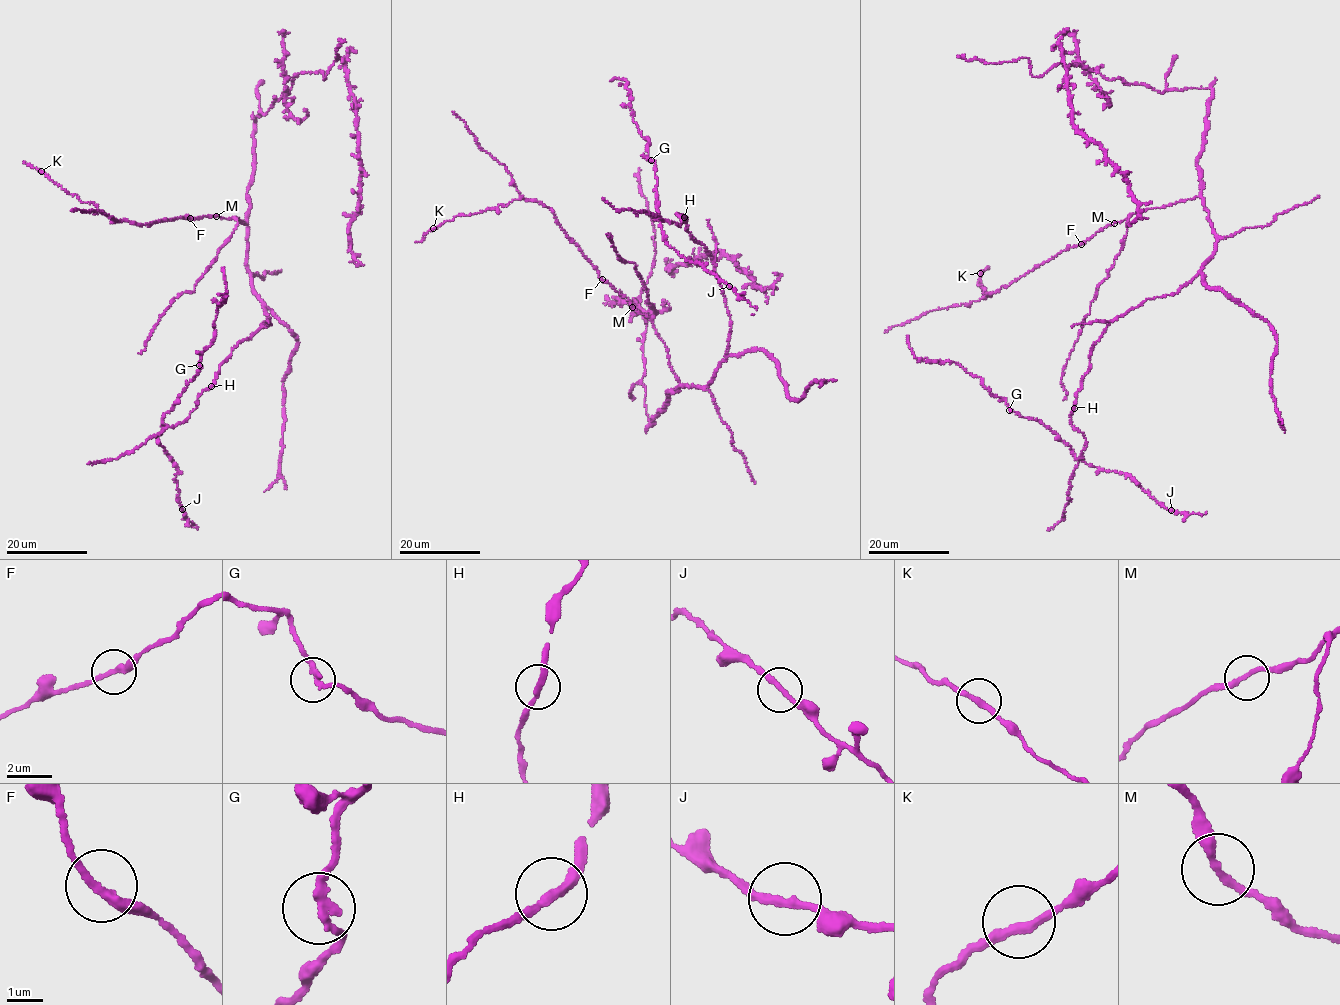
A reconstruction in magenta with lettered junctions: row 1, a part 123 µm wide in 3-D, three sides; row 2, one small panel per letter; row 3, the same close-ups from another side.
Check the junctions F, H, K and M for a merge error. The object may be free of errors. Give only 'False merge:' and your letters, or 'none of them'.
False merge: H

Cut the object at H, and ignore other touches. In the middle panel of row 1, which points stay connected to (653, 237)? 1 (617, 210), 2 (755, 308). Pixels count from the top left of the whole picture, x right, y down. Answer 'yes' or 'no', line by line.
1: no
2: no

